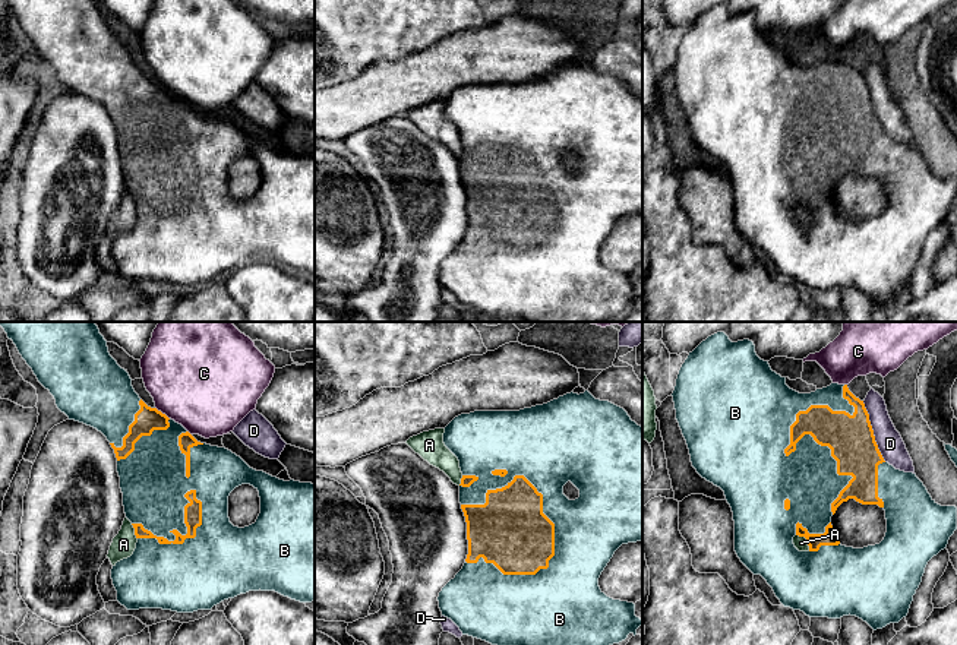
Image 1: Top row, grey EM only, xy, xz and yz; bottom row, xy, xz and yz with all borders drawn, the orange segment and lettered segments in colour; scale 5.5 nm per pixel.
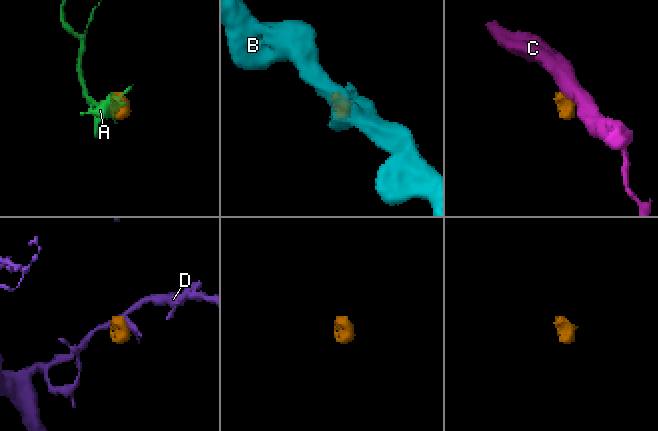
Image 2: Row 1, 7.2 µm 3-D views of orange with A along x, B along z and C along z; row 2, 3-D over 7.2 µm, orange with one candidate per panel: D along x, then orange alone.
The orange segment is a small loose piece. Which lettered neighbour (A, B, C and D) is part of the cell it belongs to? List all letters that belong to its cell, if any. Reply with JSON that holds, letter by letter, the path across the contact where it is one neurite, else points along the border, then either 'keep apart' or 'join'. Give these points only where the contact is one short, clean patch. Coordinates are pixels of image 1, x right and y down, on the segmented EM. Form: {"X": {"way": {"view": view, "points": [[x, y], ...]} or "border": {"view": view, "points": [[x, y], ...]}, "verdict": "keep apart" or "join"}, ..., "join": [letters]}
{"A": {"border": {"view": "yz", "points": [[796, 534], [805, 538], [809, 550]]}, "verdict": "keep apart"}, "B": {"verdict": "join"}, "C": {"verdict": "keep apart"}, "D": {"verdict": "keep apart"}, "join": ["B"]}

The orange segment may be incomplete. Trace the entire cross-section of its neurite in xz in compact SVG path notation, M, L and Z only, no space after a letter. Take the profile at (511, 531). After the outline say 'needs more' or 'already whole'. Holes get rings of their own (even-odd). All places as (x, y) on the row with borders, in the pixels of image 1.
M585 391L579 395L571 392L547 404L519 411L474 411L470 414L461 414L445 427L443 443L458 458L462 472L459 484L459 503L467 522L468 554L462 569L439 592L438 601L442 616L451 619L459 627L462 635L486 641L492 645L613 645L625 641L629 633L635 636L637 629L642 625L642 620L635 616L635 604L607 597L598 586L598 578L613 557L615 551L622 544L642 541L642 427L632 421L623 408L609 401L596 399L588 391ZM568 481L571 481L579 490L579 497L575 500L569 500L563 494L563 486Z; needs more

